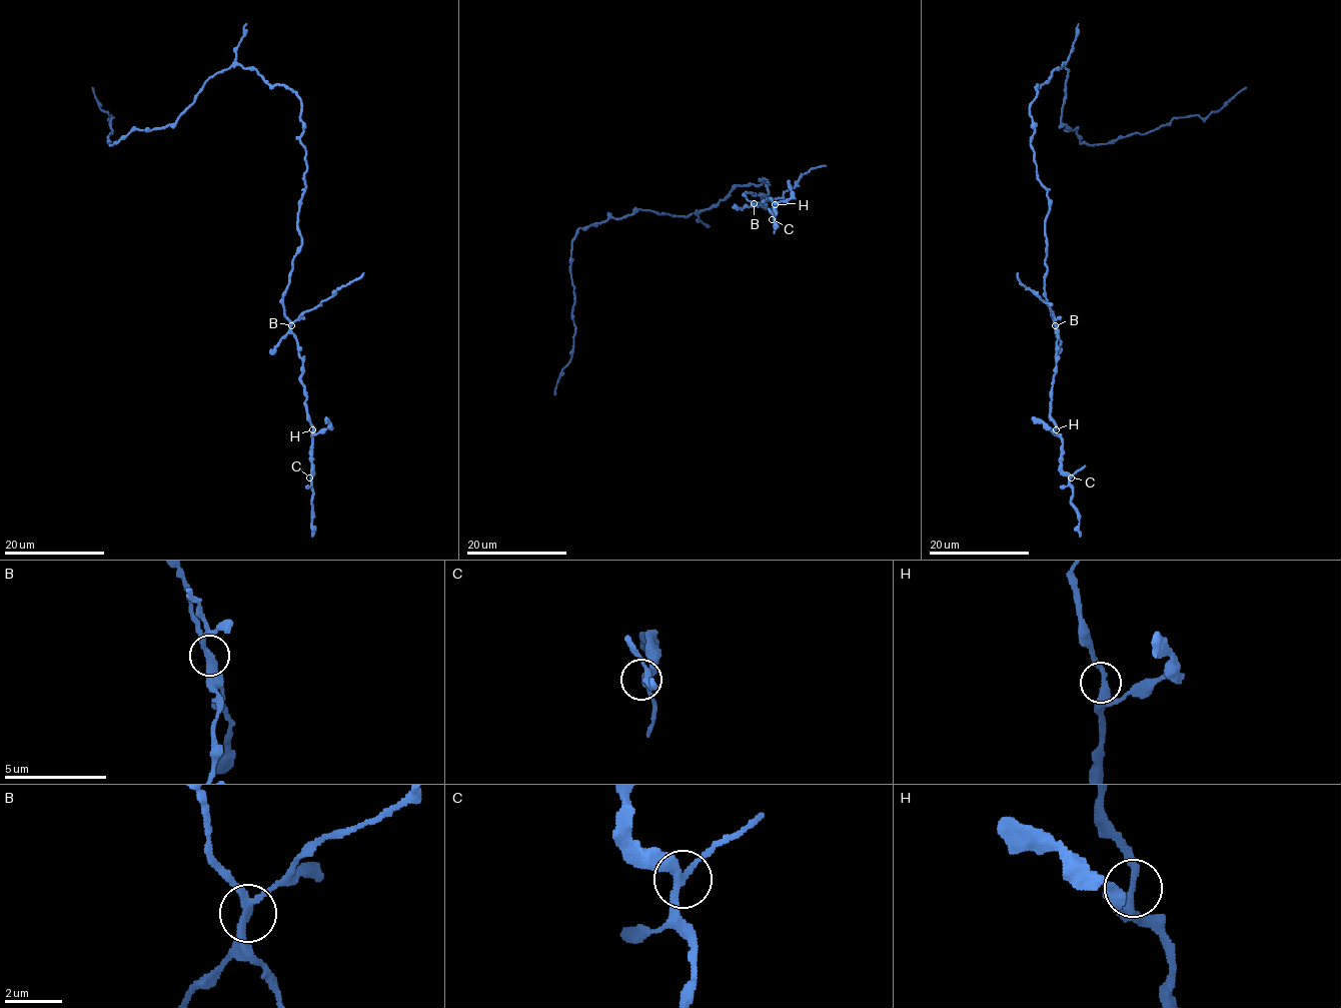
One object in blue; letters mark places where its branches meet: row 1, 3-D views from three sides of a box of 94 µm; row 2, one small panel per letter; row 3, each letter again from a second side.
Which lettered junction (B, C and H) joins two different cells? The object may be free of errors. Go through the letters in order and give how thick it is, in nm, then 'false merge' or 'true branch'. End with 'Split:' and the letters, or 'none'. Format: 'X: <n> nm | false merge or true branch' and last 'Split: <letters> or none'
B: 240 nm | false merge
C: 240 nm | true branch
H: 240 nm | true branch
Split: B

